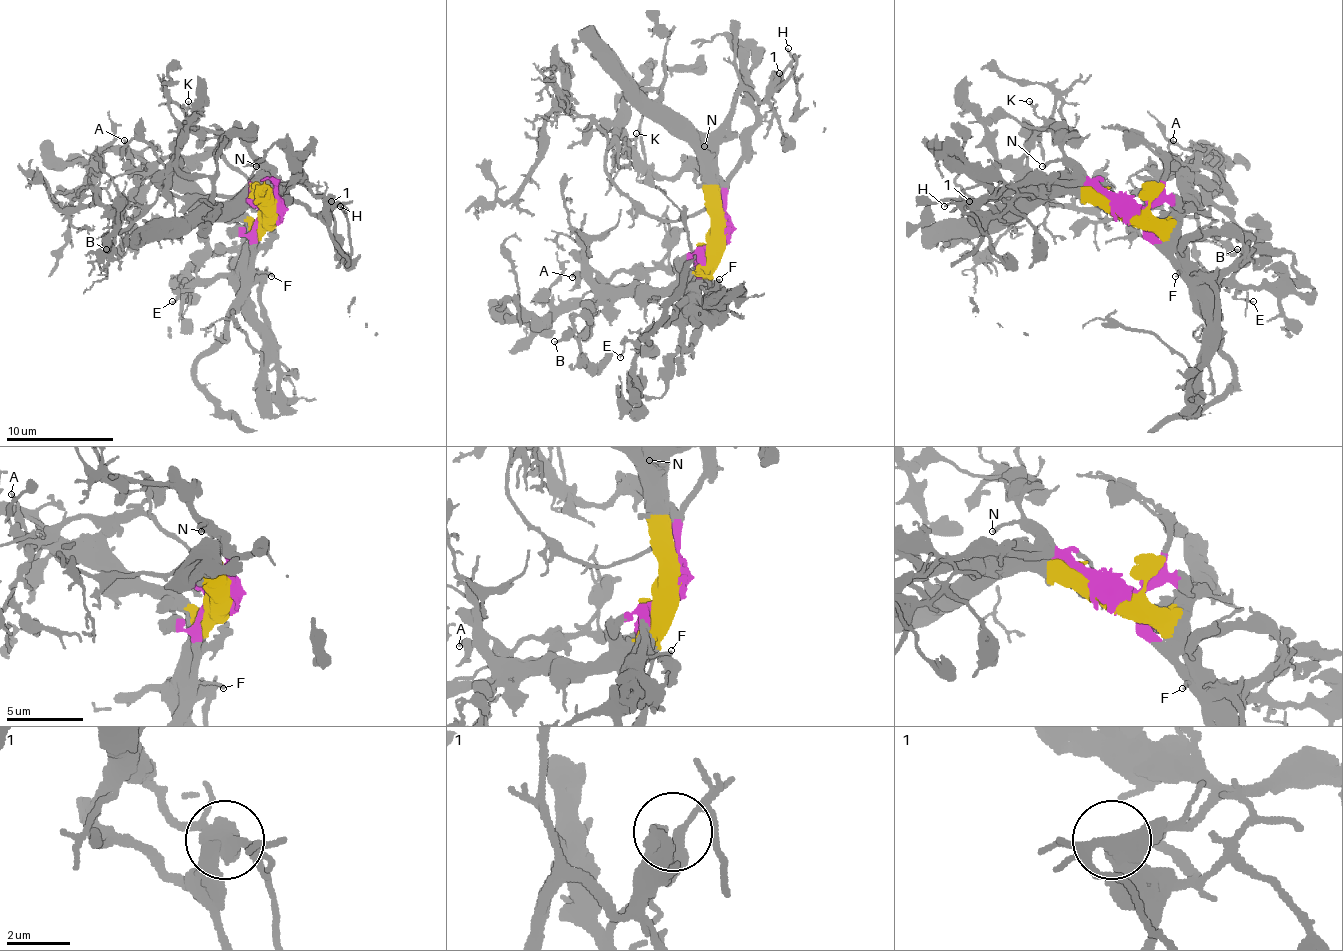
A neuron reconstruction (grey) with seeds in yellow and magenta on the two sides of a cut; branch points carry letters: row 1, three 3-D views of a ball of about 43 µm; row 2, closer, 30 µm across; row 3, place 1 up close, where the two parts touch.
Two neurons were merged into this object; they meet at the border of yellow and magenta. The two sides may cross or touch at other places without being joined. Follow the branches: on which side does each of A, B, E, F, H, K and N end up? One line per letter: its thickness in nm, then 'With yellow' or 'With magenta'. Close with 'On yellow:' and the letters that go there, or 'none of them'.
A: Thickness 100 nm. With yellow
B: Thickness 170 nm. With yellow
E: Thickness 140 nm. With yellow
F: Thickness 170 nm. With magenta
H: Thickness 140 nm. With magenta
K: Thickness 170 nm. With yellow
N: Thickness 200 nm. With magenta
On yellow: A, B, E, K

